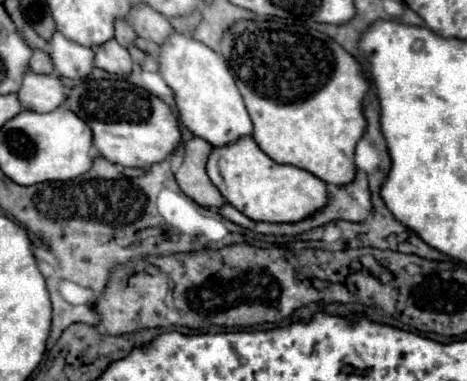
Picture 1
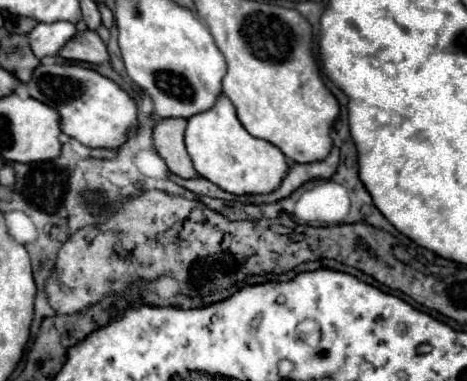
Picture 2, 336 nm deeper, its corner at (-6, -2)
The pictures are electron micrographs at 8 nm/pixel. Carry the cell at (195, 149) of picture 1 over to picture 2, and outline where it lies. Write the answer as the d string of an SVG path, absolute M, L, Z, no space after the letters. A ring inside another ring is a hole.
M182 118L158 120L154 128L154 146L172 174L180 178L196 178L198 172L194 170L192 160L184 146L184 132L186 132L186 120Z

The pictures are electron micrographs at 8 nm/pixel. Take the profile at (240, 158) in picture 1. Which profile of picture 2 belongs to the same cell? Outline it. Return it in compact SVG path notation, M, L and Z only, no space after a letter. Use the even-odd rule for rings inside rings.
M220 96L212 110L192 116L188 120L186 148L196 172L202 178L236 196L270 194L282 184L286 172L290 172L288 158L274 144L248 134L248 130L238 120L232 102L226 96Z

